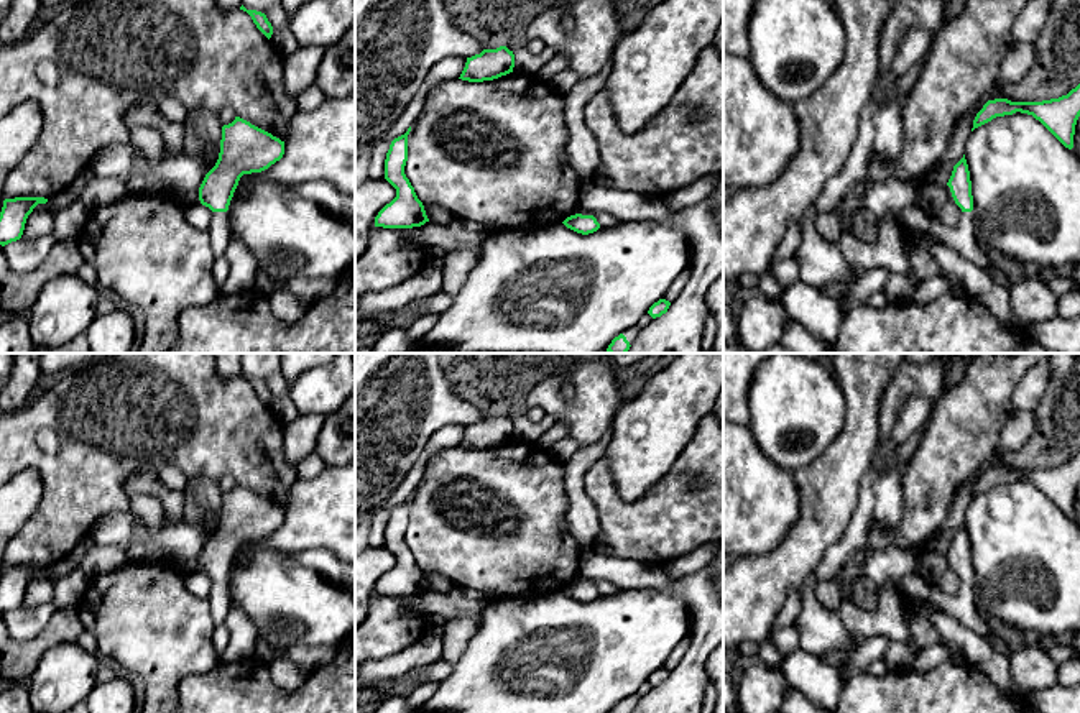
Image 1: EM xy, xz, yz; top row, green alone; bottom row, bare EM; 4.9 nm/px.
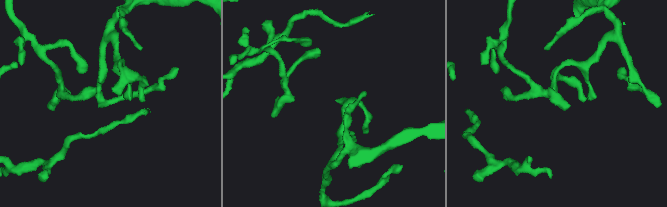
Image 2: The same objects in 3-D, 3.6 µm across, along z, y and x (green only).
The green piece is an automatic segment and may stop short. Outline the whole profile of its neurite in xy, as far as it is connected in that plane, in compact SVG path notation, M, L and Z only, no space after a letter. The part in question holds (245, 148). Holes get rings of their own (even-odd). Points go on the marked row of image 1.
M240 117L222 126L219 159L199 187L201 204L214 212L207 230L214 258L224 256L232 240L227 210L240 177L268 169L283 154L284 141Z

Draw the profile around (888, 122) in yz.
M893 69L879 71L873 84L873 97L878 99L878 110L873 117L875 141L873 150L881 156L896 161L904 148L902 107L907 95L896 95L894 87L899 82Z

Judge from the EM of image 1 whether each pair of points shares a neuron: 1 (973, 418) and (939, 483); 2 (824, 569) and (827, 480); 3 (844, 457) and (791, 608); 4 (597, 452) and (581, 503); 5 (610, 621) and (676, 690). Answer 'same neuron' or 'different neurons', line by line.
1: same neuron
2: different neurons
3: different neurons
4: same neuron
5: different neurons

